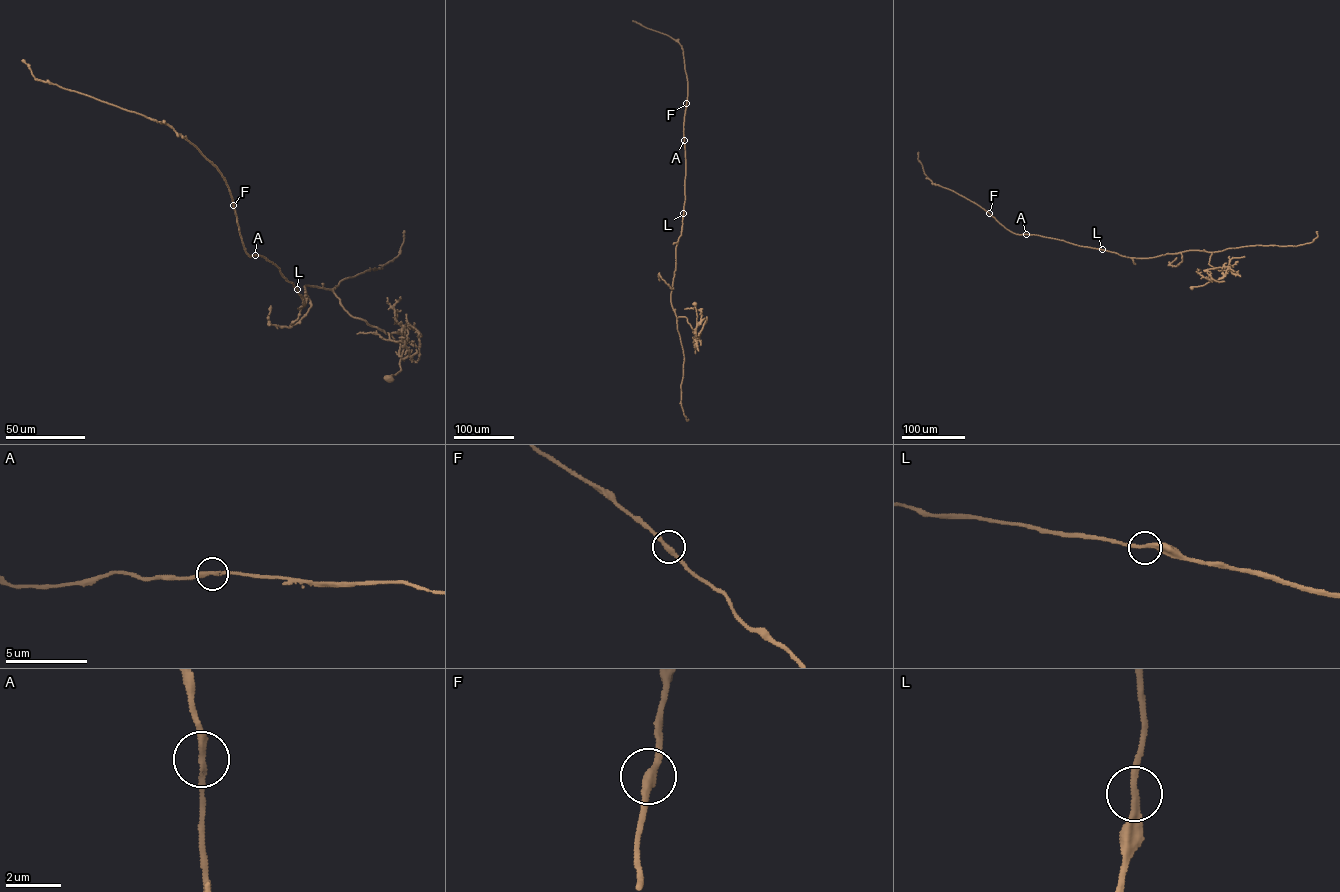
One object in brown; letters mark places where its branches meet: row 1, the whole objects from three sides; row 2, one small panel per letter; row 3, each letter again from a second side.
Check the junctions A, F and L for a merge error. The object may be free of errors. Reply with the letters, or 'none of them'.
none of them

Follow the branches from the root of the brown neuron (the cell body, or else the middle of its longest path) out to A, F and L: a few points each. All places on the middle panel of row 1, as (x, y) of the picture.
A: (694, 304), (696, 338), (686, 317), (676, 317), (671, 300), (685, 200), (684, 140)
F: (694, 304), (696, 338), (686, 317), (676, 317), (671, 300), (685, 200), (683, 127), (686, 104)
L: (694, 304), (696, 338), (686, 317), (676, 317), (671, 300), (676, 247), (683, 213)

